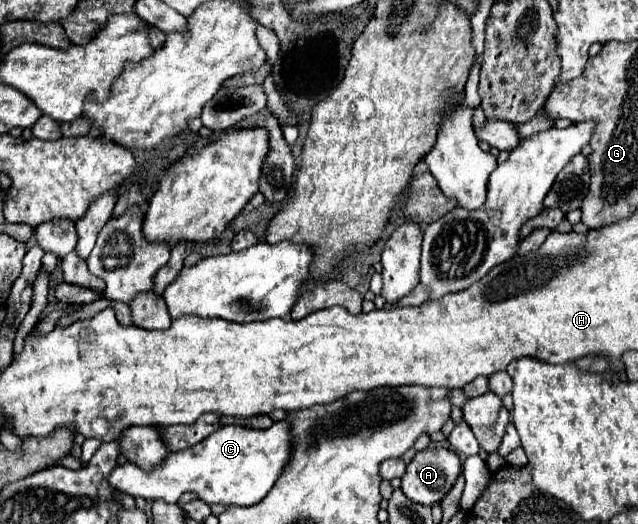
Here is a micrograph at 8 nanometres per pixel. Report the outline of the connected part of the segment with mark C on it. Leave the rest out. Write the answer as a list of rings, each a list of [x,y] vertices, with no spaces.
[[[275,422],[267,430],[223,426],[191,448],[169,452],[167,458],[151,470],[143,470],[131,462],[125,462],[109,474],[107,482],[115,490],[134,498],[161,498],[169,504],[175,504],[181,494],[193,492],[207,504],[253,506],[265,498],[289,462],[289,444],[291,438],[285,422]]]

